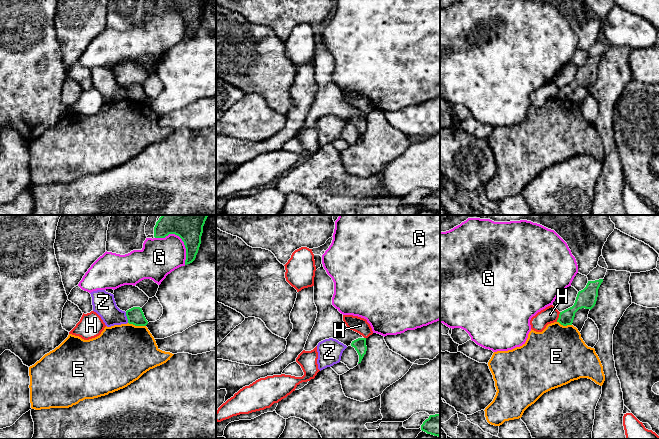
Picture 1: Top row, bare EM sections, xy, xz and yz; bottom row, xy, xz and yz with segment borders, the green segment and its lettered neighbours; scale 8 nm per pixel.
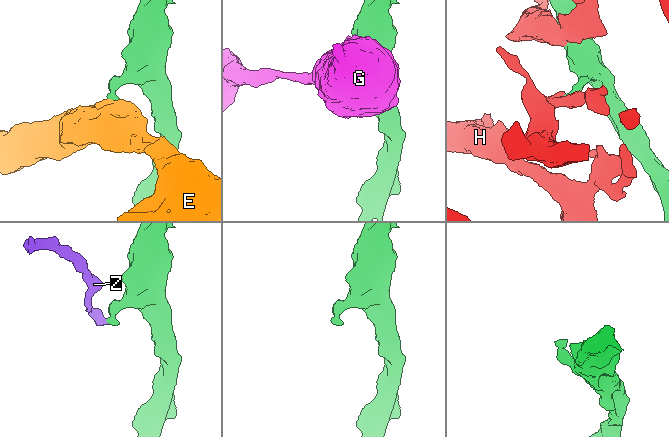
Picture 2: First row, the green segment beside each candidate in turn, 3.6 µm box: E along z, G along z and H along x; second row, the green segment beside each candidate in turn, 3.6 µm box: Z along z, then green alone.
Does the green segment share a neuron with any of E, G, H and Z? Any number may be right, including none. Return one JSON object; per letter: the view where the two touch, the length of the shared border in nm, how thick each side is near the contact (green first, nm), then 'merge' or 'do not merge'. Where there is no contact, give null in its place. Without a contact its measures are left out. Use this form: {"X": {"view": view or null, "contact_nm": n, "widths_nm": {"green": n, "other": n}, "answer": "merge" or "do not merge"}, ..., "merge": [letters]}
{"E": {"view": "xy", "contact_nm": 150, "widths_nm": {"green": 140, "other": 460}, "answer": "do not merge"}, "G": {"view": "xy", "contact_nm": 340, "widths_nm": {"green": 340, "other": 300}, "answer": "do not merge"}, "H": {"view": "yz", "contact_nm": 90, "widths_nm": {"green": 140, "other": 140}, "answer": "do not merge"}, "Z": {"view": "xy", "contact_nm": 90, "widths_nm": {"green": 140, "other": 180}, "answer": "do not merge"}, "merge": []}

